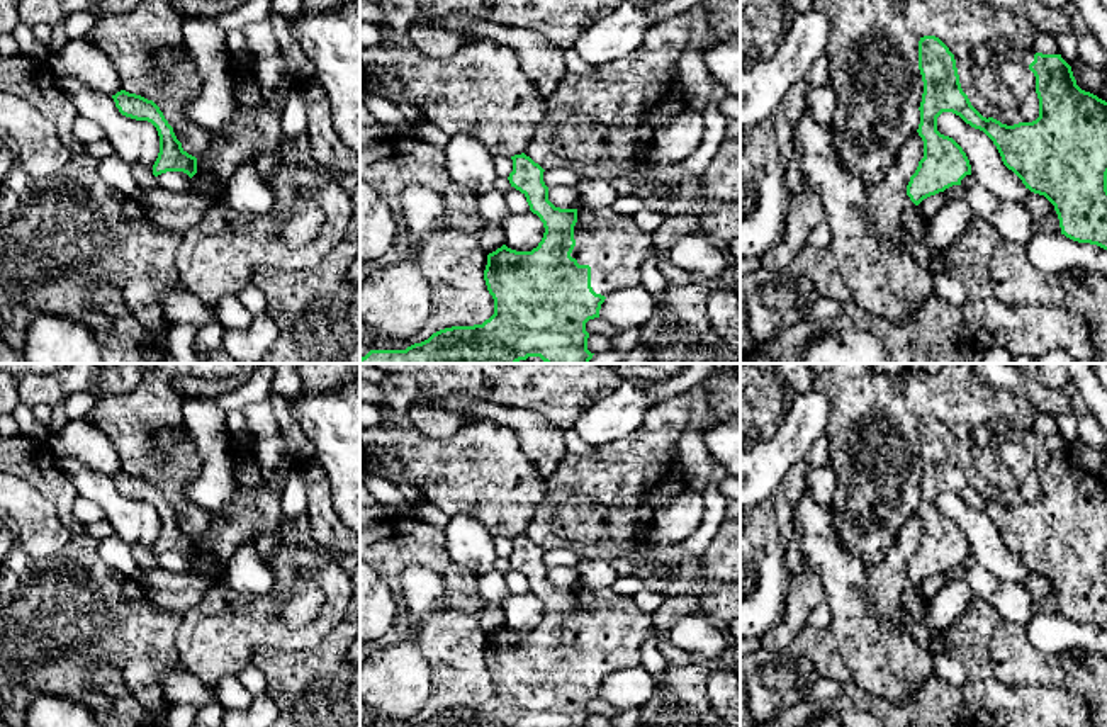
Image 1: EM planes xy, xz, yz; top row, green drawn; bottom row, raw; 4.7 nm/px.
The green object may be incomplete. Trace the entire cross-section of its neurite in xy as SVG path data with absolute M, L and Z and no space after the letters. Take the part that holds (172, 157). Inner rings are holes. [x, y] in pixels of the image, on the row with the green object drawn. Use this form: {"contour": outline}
{"contour": "M126 90L117 92L112 99L122 116L136 121L148 121L156 127L160 136L160 153L153 165L155 177L166 172L183 172L192 178L197 173L197 158L182 148L173 127L153 100Z"}

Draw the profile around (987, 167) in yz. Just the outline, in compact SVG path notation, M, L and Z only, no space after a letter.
M942 112L937 117L937 131L952 138L963 148L969 160L975 182L995 192L1002 200L1019 202L1032 212L1036 234L1061 233L1054 206L1044 195L1031 192L1003 165L997 146L983 131L971 127L952 112Z

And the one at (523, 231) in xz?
M508 214L503 223L504 245L516 251L531 251L543 238L545 228L537 214Z

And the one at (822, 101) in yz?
M830 82L820 87L810 87L806 93L806 110L813 121L823 127L830 127L837 112L839 95Z

